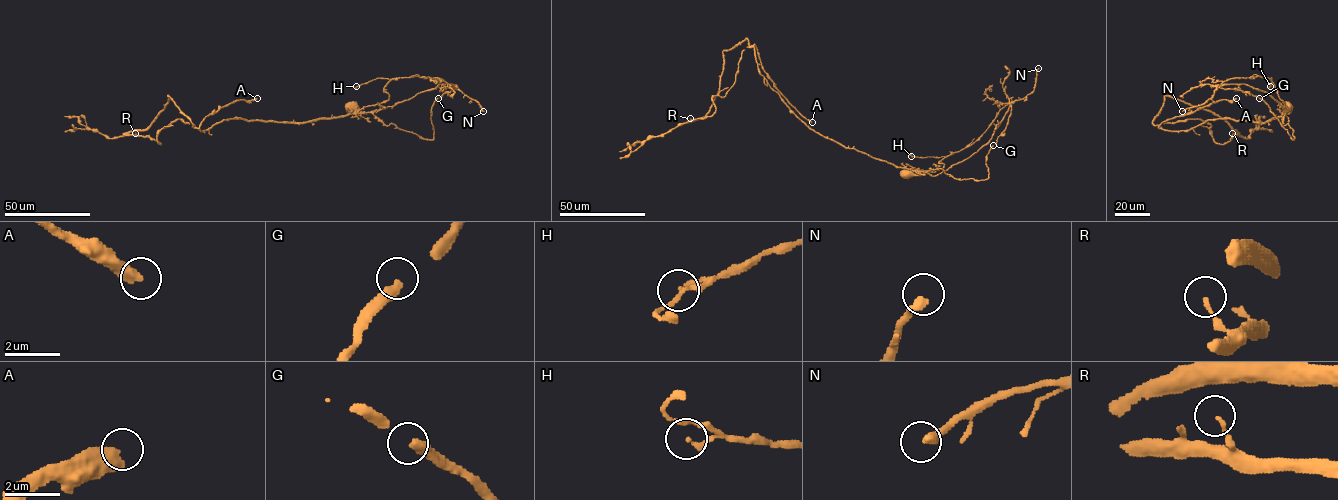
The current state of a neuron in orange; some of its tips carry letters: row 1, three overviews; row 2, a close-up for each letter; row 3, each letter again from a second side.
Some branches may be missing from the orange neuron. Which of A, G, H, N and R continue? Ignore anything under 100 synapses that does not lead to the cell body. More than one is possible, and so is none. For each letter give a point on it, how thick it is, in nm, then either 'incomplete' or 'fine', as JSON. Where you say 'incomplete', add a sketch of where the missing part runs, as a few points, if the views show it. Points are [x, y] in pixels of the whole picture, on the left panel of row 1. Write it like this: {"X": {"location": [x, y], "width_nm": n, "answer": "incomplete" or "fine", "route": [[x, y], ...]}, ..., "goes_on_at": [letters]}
{"A": {"location": [257, 98], "width_nm": 550, "answer": "incomplete", "route": [[257, 98], [280, 117], [306, 116], [328, 101], [336, 104], [334, 102]]}, "G": {"location": [438, 98], "width_nm": 360, "answer": "fine"}, "H": {"location": [356, 86], "width_nm": 160, "answer": "fine"}, "N": {"location": [483, 111], "width_nm": 320, "answer": "fine"}, "R": {"location": [135, 133], "width_nm": 110, "answer": "fine"}, "goes_on_at": ["A"]}

